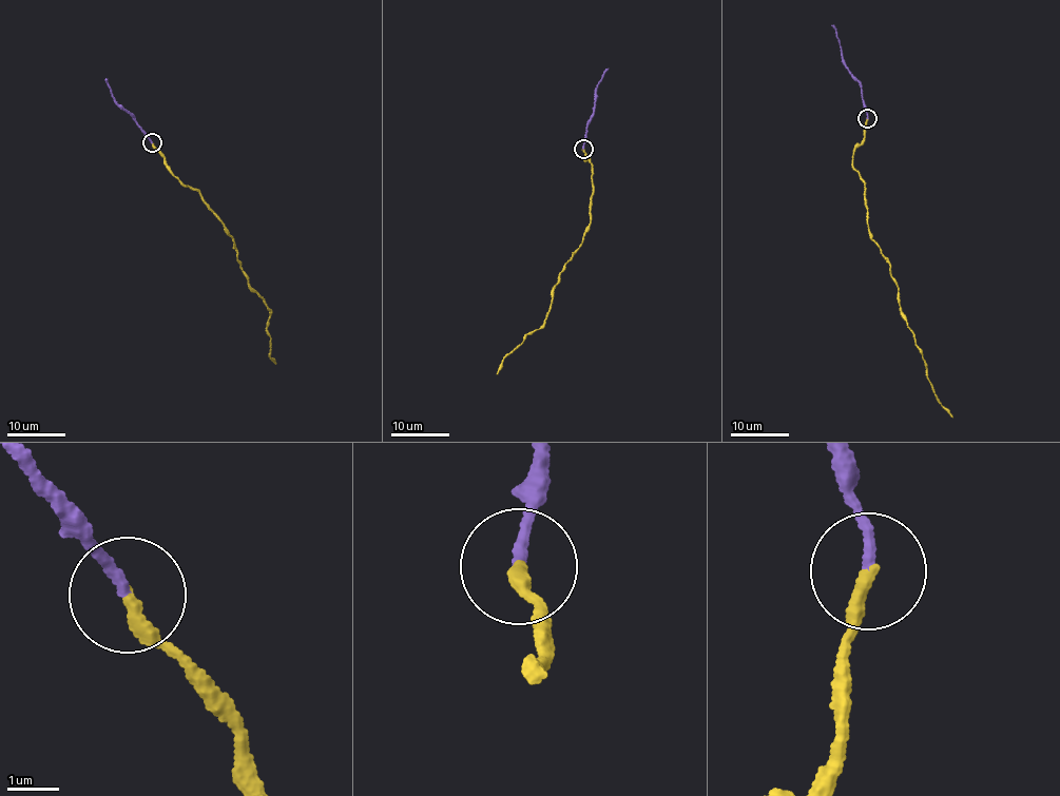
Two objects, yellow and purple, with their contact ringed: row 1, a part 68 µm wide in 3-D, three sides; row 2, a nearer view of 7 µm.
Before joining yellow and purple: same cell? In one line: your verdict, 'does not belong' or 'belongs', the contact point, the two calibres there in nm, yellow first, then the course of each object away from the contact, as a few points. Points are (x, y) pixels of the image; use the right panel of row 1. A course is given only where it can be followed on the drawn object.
belongs; place (867, 118); calibres 280 and 190 nm; course yellow (867, 118), (862, 142), (852, 156), (864, 186), (868, 228), (889, 265), (900, 310), (937, 401), (952, 416); course purple (867, 118), (861, 86), (847, 69), (836, 32), (830, 24)

